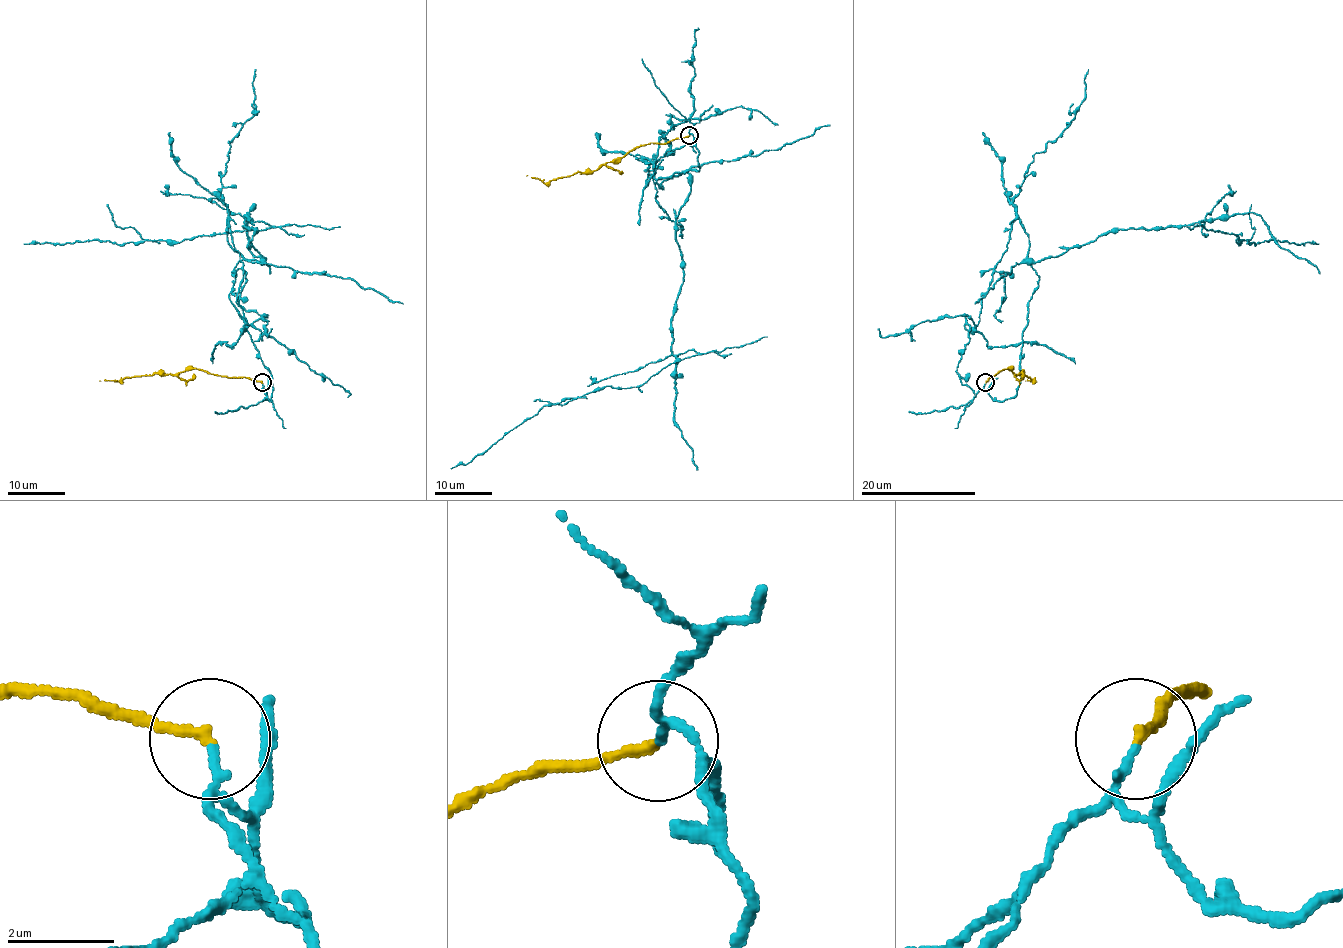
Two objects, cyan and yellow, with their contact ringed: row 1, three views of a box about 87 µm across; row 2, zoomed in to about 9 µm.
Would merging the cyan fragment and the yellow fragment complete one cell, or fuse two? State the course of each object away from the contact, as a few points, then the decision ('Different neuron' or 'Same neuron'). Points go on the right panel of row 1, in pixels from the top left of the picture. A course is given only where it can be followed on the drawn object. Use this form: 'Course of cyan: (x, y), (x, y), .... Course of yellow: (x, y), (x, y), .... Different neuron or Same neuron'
Course of cyan: (985, 382), (999, 401), (1018, 388), (1038, 285), (1027, 259), (1120, 229), (1205, 220), (1236, 242), (1318, 243). Course of yellow: (985, 382), (1007, 368), (1032, 381), (1025, 381). Different neuron

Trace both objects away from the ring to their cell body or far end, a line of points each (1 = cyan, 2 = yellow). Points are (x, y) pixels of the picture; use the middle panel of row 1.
1: (688, 135), (700, 168), (657, 182), (687, 172), (671, 352), (697, 353), (641, 385), (545, 405), (450, 468)
2: (688, 135), (663, 144), (650, 142), (635, 147), (592, 171), (546, 182), (526, 175)

